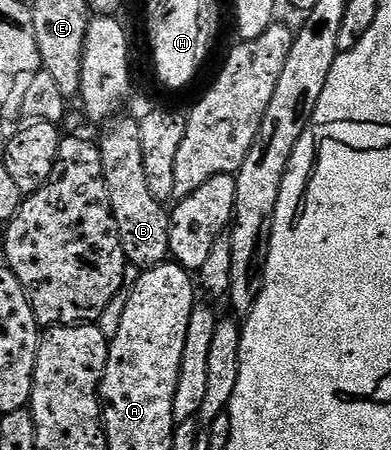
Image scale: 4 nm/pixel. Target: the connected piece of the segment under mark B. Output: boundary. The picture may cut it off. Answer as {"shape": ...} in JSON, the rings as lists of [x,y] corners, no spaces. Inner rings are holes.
{"shape":[[[122,117],[110,126],[112,129],[103,138],[98,138],[97,144],[121,247],[128,262],[134,268],[136,265],[136,270],[142,271],[164,264],[171,257],[171,219],[164,202],[153,199],[153,191],[149,191],[149,179],[145,179],[145,155],[141,151],[139,121]]]}

